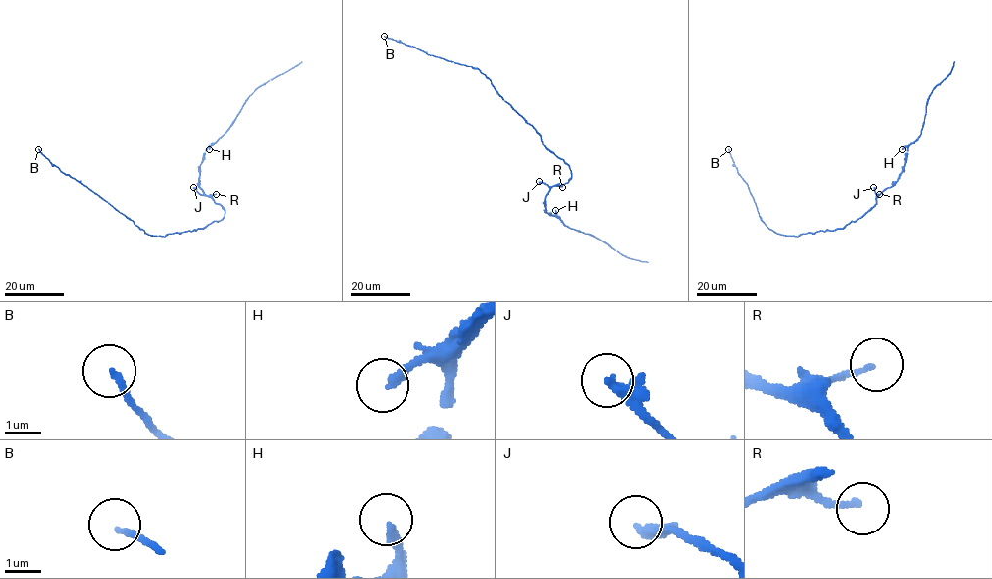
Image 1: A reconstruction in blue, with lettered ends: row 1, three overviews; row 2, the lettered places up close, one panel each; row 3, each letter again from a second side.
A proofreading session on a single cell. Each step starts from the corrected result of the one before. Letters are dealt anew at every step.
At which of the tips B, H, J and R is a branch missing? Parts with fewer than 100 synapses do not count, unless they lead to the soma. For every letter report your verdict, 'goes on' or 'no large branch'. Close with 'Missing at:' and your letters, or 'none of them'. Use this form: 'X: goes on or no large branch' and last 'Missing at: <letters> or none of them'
B: no large branch
H: no large branch
J: no large branch
R: no large branch
Missing at: none of them

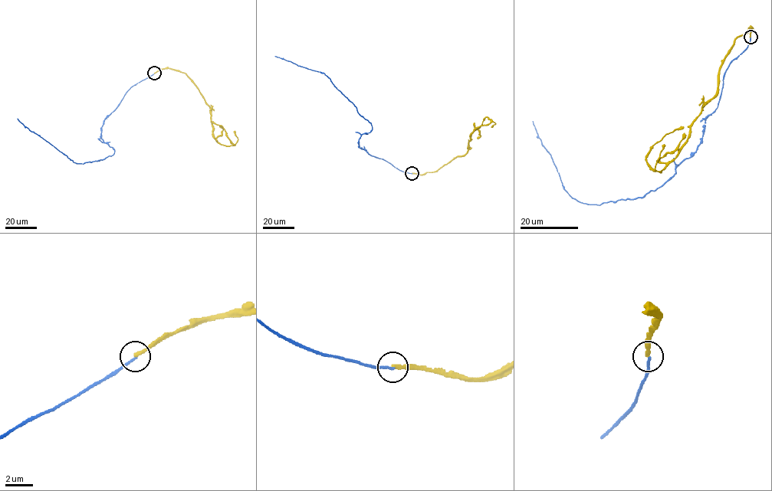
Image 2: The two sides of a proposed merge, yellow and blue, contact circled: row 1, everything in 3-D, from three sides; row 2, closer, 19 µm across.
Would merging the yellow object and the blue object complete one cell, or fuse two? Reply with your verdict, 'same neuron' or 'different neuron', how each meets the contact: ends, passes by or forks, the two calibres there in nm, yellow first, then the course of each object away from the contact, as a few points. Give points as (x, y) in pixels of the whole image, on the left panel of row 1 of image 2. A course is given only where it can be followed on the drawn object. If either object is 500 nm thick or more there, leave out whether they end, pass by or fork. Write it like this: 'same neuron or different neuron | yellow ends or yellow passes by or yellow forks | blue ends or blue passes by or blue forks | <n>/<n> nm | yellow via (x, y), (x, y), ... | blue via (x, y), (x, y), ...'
different neuron | yellow ends | blue ends | 280/160 nm | yellow via (154, 73), (168, 68), (184, 72), (209, 106), (213, 136), (221, 144), (233, 145), (221, 126), (212, 122) | blue via (154, 73), (132, 86), (106, 118), (101, 138), (114, 153), (100, 160), (74, 162), (17, 119)

